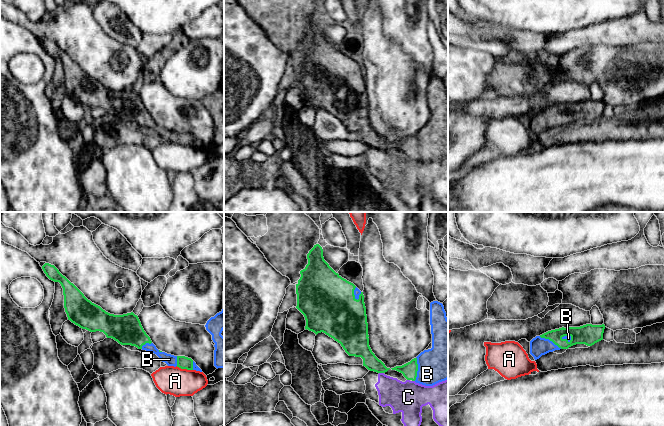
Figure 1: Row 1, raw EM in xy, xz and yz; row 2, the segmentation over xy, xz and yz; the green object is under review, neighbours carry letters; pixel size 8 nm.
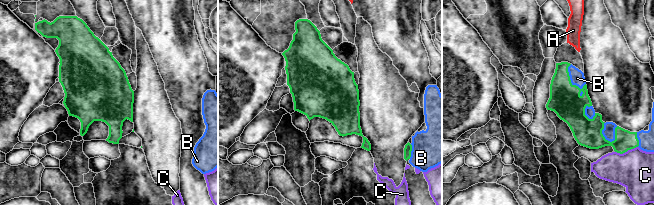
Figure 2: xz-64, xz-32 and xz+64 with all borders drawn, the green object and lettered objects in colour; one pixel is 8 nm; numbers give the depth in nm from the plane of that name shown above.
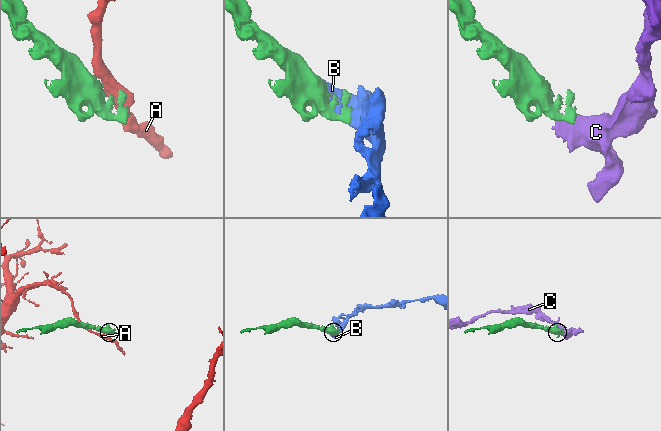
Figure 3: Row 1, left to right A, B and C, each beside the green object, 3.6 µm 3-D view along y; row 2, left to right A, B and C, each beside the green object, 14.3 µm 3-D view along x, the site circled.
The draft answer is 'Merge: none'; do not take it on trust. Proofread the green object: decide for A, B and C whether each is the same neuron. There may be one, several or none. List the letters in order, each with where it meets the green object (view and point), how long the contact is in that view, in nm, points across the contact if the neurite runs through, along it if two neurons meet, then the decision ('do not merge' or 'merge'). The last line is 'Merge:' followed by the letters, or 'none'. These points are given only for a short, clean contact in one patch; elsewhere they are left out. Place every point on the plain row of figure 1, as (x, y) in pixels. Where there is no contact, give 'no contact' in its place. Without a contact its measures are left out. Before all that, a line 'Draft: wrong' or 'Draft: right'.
Draft: wrong
A: meets green in xy at (184, 144); contact 140 nm long; border along xy (176, 142), (192, 146); do not merge
B: meets green in xz at (417, 145); contact 190 nm long; merge
C: meets green in xz at (381, 148); contact 40 nm long; border along xz (379, 148), (383, 149); do not merge
Merge: B

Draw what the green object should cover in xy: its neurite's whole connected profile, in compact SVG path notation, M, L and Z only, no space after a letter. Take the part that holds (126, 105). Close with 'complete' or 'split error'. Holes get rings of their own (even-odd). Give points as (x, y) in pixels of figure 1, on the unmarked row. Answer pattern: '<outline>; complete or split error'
M45 39L42 45L50 56L61 60L65 88L68 96L75 101L90 108L103 108L107 114L112 114L121 121L131 121L152 128L168 142L202 148L191 134L158 126L133 88L123 91L110 90L88 76L54 41Z; split error

